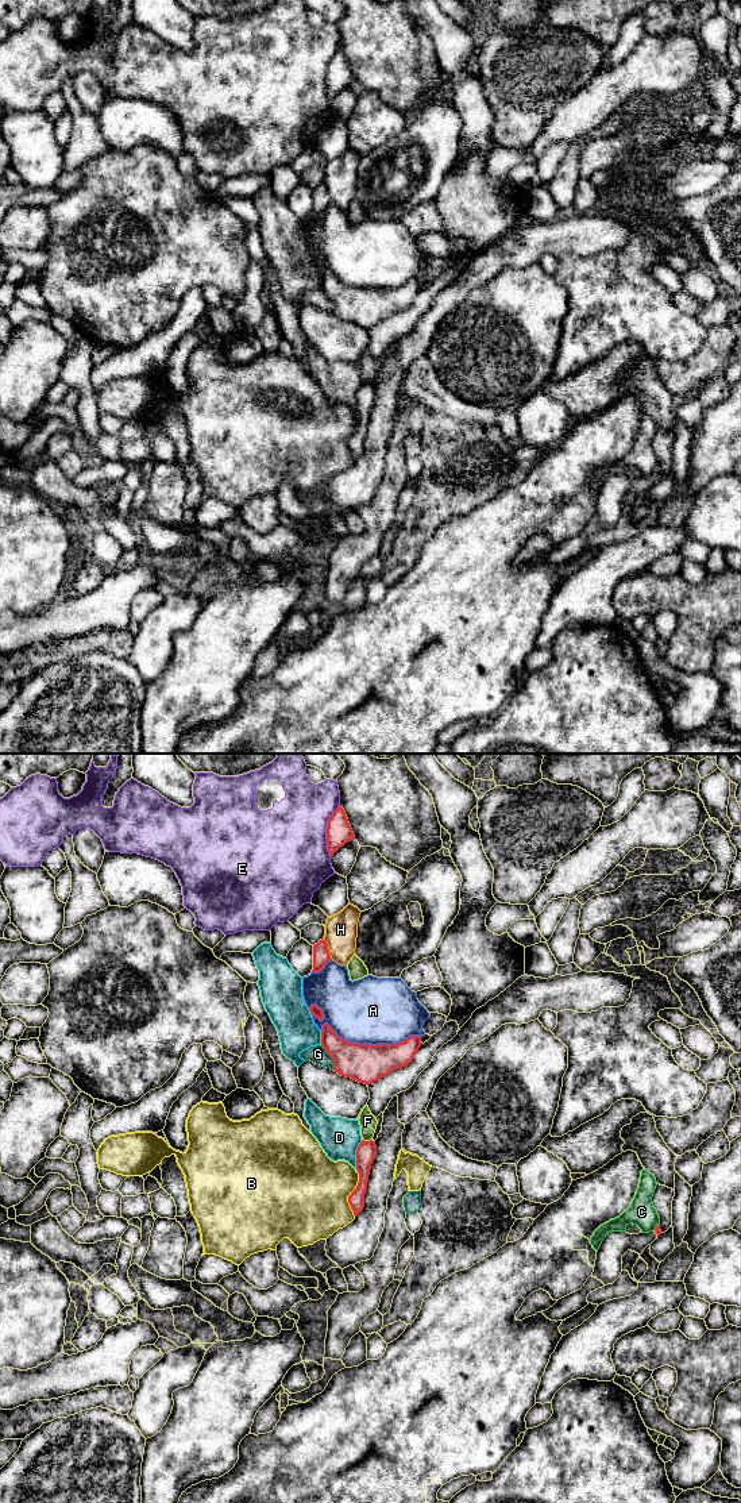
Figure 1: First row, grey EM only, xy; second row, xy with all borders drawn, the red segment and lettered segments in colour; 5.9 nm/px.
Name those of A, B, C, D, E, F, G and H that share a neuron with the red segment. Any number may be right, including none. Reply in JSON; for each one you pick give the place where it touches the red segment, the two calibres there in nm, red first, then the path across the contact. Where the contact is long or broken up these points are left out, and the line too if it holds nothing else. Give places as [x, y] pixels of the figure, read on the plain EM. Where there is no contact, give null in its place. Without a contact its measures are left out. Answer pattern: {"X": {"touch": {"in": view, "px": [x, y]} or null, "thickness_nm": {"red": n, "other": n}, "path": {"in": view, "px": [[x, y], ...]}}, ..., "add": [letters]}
{"add": []}

